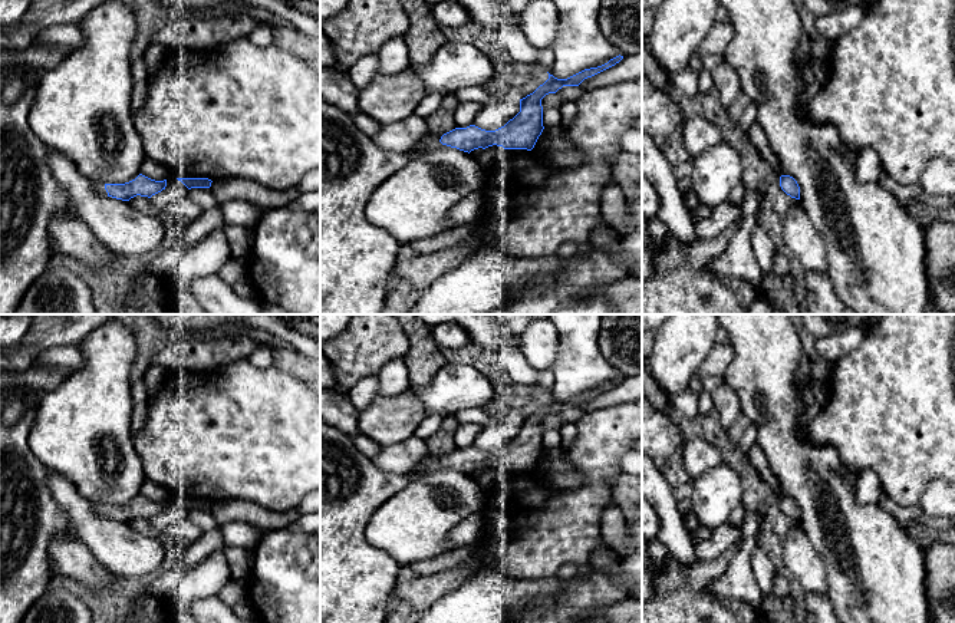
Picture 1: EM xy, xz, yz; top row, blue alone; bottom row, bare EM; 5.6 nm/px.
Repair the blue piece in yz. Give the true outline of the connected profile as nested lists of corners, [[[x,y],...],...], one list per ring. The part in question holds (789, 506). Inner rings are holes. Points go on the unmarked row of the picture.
[[[781,497],[780,498],[780,508],[791,520],[800,521],[800,508],[793,498]]]

